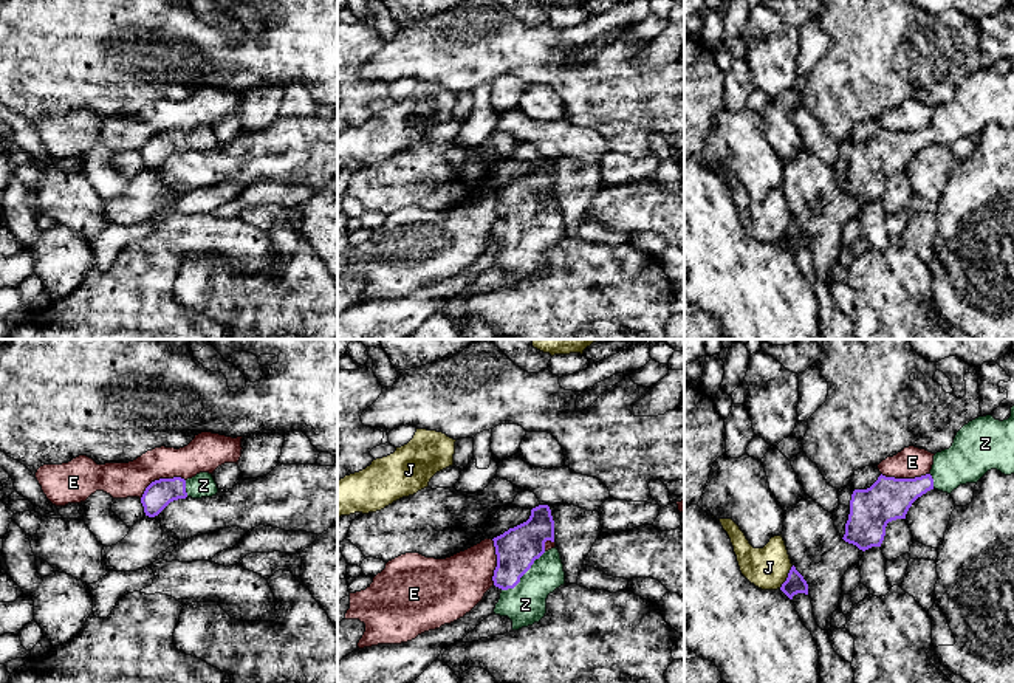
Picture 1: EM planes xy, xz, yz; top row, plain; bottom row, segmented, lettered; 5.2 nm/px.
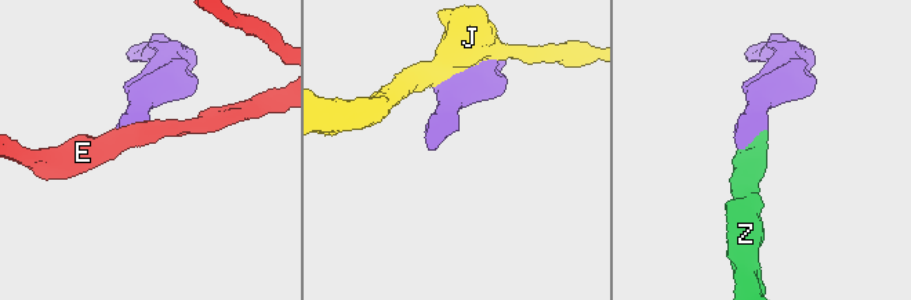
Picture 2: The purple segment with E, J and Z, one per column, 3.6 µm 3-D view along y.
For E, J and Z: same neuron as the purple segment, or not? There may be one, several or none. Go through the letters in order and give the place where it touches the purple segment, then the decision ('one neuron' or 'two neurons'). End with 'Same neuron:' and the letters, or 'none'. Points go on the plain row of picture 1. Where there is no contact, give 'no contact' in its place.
E: xy (160, 132) | two neurons
J: yz (788, 229) | two neurons
Z: xz (524, 226) | one neuron
Same neuron: Z

